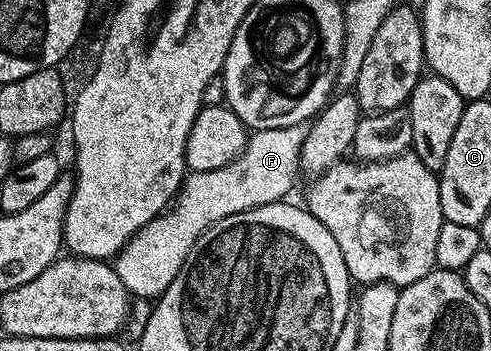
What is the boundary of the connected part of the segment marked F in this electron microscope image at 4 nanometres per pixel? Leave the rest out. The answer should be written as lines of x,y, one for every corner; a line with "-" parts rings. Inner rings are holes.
290,125
289,127
273,127
272,129
257,129
248,136
247,145
237,159
233,159
225,167
217,167
217,171
188,172
183,178
183,186
175,194
170,206
163,210
145,227
141,227
131,237
131,242
114,258
113,264
121,283
125,283
127,292
132,298
157,299
177,279
193,243
213,223
225,219
229,215
237,215
241,211
256,209
274,201
282,201
288,195
295,175
300,174
299,156
305,143
307,125

